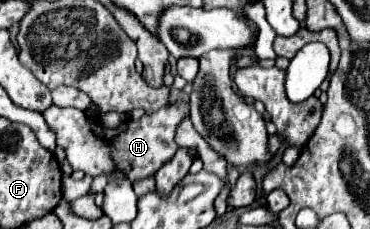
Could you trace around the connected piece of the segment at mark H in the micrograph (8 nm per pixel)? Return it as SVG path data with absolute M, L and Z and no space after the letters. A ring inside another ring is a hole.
M173 103L167 107L157 109L151 115L143 115L137 121L127 121L115 129L99 125L99 121L87 117L79 109L61 109L57 105L49 107L45 113L45 123L49 129L61 129L63 133L57 139L57 145L65 149L67 161L71 163L73 169L85 171L85 175L97 177L101 173L107 175L107 181L113 181L115 173L121 171L131 185L135 181L153 177L165 161L171 161L171 157L177 153L179 145L175 143L175 131L177 125L189 117L189 103ZM95 129L103 129L103 139L95 135Z

